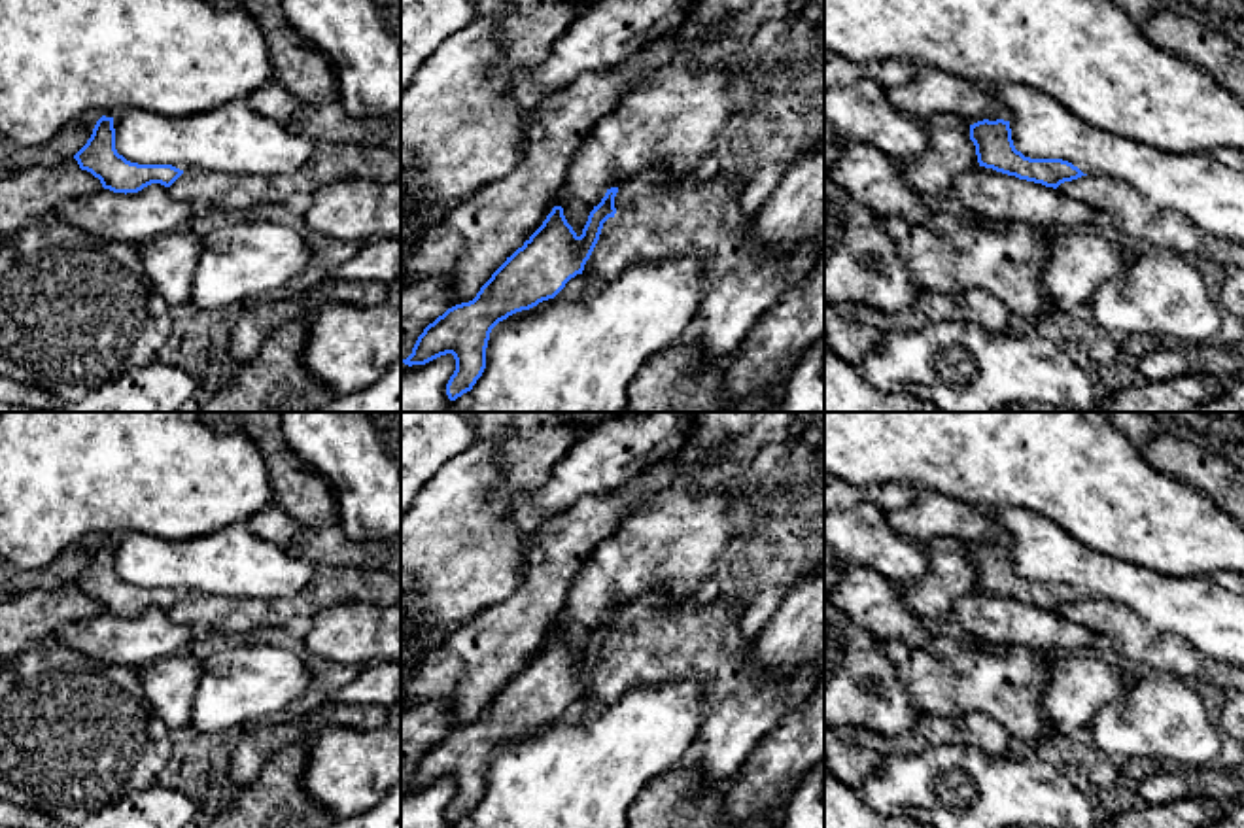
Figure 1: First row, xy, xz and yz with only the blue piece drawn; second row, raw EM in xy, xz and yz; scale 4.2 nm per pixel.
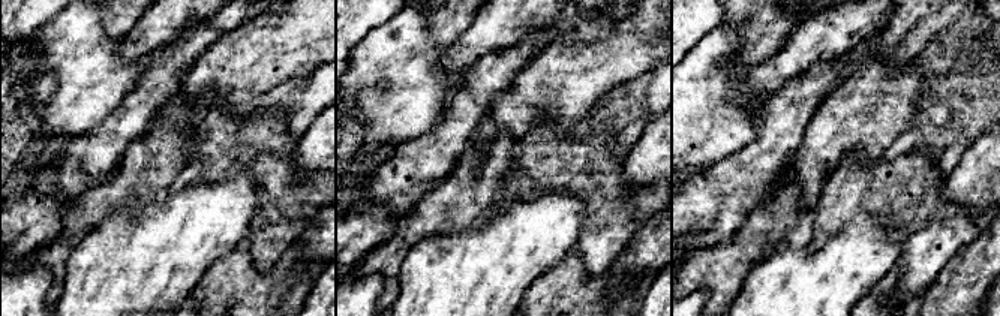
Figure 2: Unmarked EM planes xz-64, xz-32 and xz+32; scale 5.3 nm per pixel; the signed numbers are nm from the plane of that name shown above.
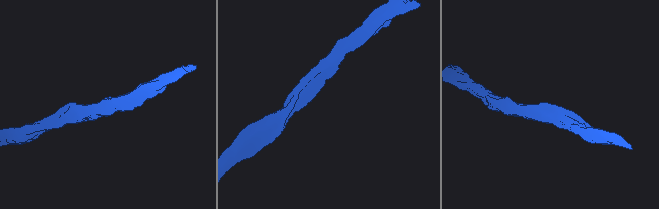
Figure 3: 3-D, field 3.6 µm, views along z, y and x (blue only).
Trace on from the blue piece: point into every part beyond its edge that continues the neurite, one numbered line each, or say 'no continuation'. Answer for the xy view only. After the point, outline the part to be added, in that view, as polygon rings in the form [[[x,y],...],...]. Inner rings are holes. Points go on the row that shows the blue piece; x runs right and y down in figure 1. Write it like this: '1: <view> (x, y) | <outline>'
no continuation

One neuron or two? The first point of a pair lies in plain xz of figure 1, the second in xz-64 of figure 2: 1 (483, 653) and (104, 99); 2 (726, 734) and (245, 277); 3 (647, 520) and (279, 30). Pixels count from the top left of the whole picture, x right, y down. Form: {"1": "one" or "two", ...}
{"1": "two", "2": "two", "3": "one"}

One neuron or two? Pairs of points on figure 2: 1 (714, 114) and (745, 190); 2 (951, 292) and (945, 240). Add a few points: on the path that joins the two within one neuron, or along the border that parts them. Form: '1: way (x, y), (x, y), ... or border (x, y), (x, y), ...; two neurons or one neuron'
1: border (757, 131), (747, 144), (700, 171); two neurons
2: border (975, 238), (961, 247), (927, 289); two neurons

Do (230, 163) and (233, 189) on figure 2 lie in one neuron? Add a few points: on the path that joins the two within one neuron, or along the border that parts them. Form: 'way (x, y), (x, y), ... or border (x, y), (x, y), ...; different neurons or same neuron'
border (231, 171), (252, 169), (260, 181), (267, 172); different neurons

